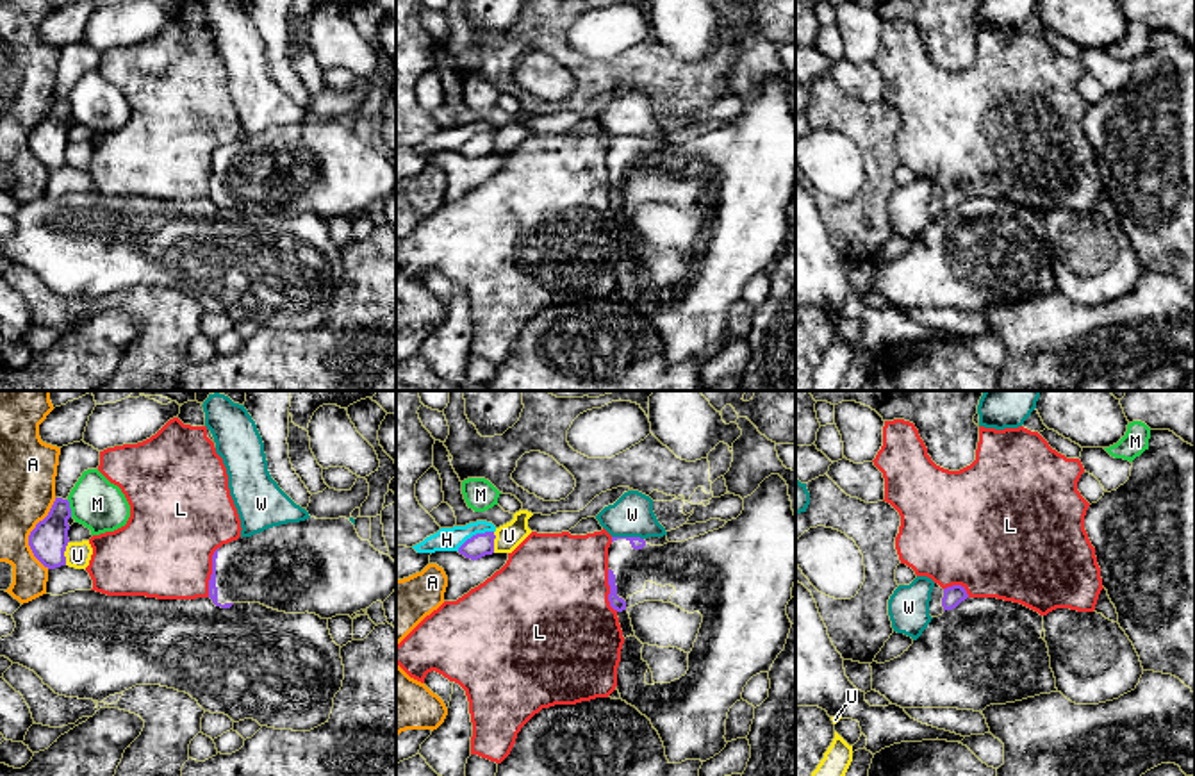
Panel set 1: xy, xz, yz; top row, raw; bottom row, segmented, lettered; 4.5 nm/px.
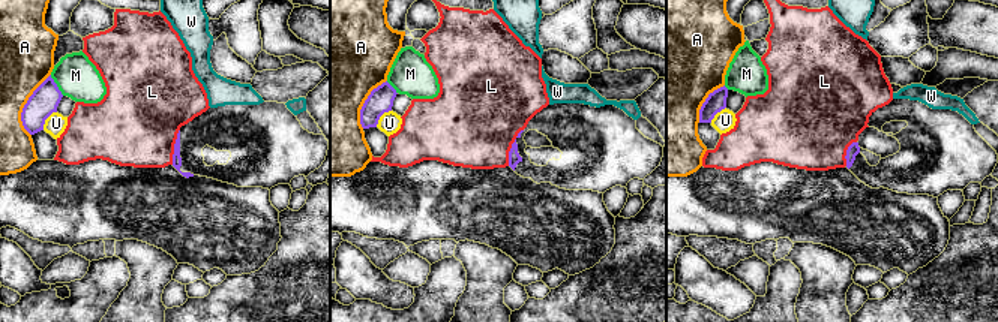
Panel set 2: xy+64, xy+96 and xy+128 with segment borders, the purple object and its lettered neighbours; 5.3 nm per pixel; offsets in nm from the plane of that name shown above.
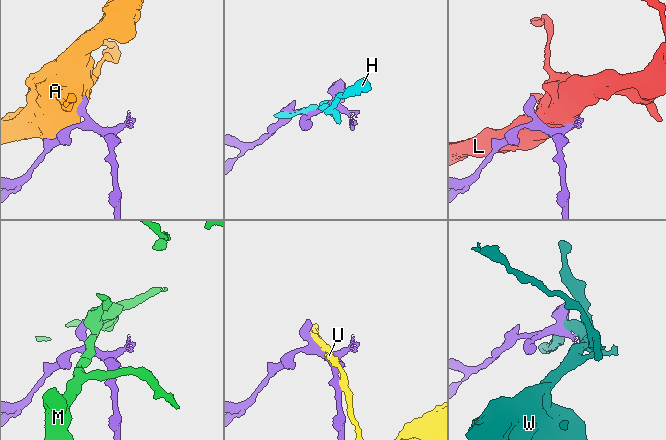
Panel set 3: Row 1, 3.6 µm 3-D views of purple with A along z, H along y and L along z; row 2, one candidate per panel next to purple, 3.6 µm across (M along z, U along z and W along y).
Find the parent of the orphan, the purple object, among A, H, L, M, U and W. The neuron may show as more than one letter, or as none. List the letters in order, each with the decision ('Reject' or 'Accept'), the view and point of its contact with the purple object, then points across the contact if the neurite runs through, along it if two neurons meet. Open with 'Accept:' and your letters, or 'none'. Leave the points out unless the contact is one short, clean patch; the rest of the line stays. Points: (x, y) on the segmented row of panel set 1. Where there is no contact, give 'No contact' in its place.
Accept: none
A: Reject. Touches purple at xy (31, 534)
H: Reject. Touches purple at xz (477, 534)
L: Reject. Touches purple at xy (213, 571). Boundary: xy (218, 546), (213, 555), (207, 596)
M: Reject. Touches purple at xy (70, 509). Boundary: xy (66, 500), (72, 516)
U: Reject. Touches purple at xy (63, 553)
W: Reject. Touches purple at xz (628, 537)

